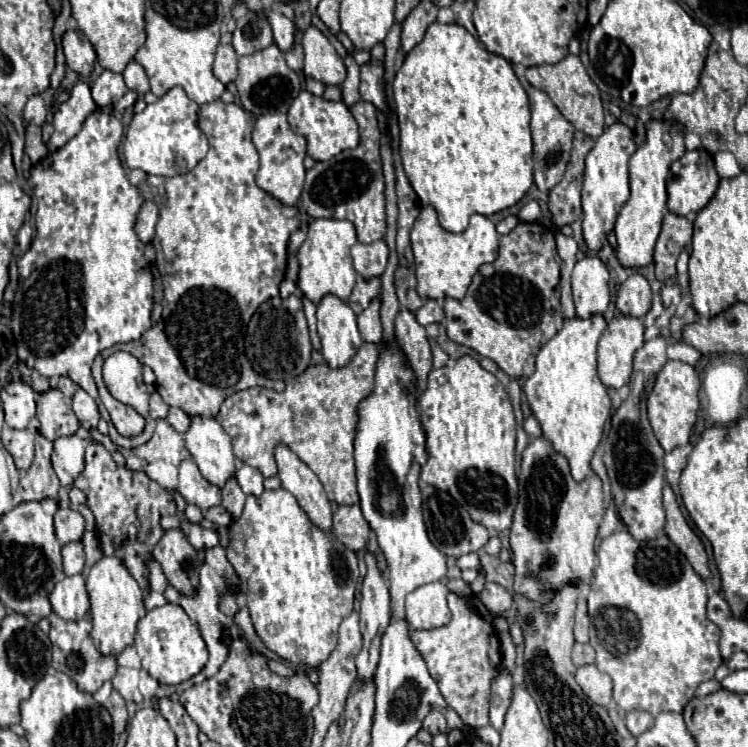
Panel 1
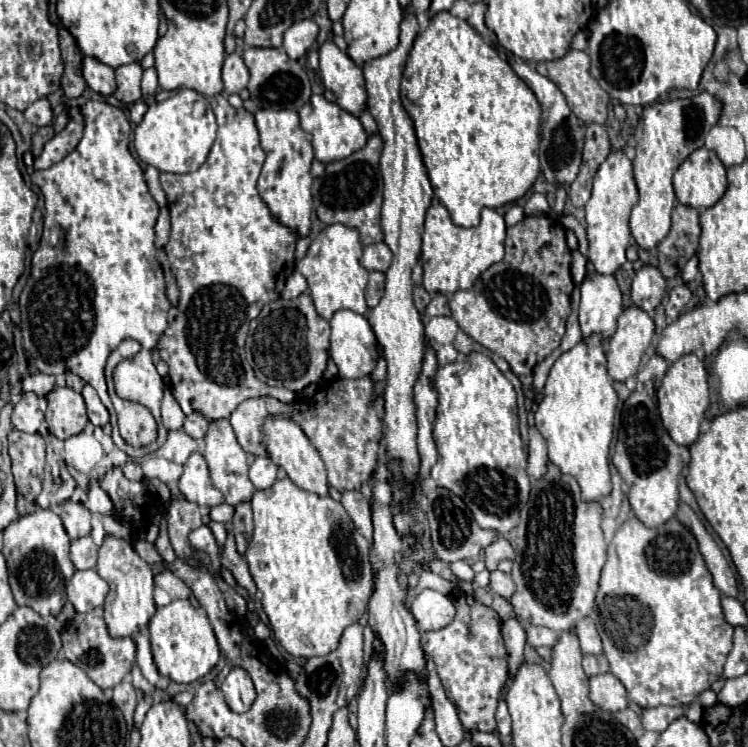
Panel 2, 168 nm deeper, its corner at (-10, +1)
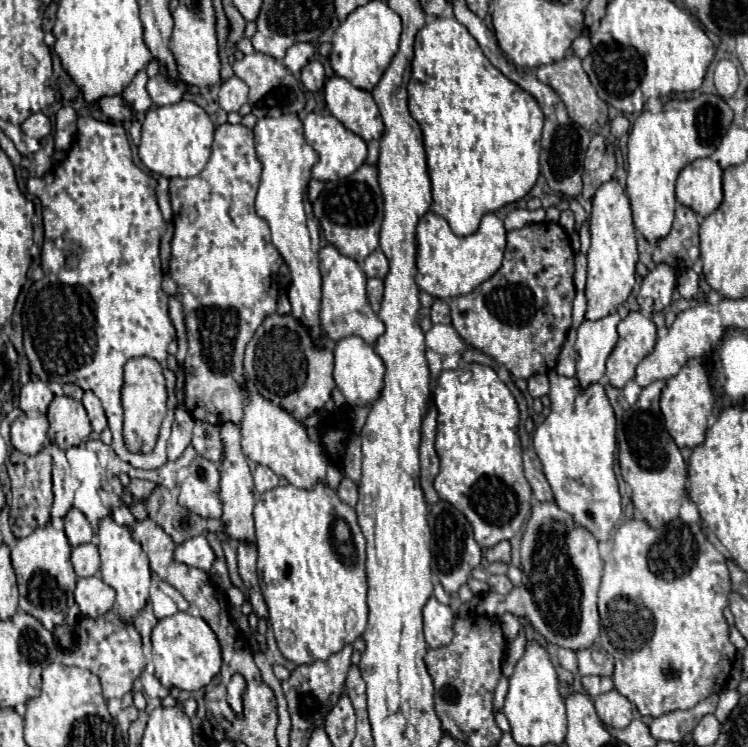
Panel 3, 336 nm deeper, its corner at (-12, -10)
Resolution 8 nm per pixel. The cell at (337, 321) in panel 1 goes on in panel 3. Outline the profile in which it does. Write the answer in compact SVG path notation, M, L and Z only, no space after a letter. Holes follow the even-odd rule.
M346 336L346 338L336 342L336 348L334 348L334 382L352 408L372 404L382 390L382 384L384 384L382 378L384 378L384 362L368 342L364 342L360 336Z

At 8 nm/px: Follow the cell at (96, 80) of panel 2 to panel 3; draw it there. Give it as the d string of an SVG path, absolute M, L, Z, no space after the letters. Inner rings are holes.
M120 94L116 96L102 96L98 100L100 110L114 122L124 122L132 118L132 110L128 108L128 104L124 104L124 98Z

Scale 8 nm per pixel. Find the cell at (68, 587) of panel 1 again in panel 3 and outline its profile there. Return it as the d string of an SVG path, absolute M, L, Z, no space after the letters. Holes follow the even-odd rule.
M88 576L88 578L78 578L74 598L76 604L80 606L80 612L88 618L98 618L104 612L112 610L114 606L114 592L100 580L100 576Z

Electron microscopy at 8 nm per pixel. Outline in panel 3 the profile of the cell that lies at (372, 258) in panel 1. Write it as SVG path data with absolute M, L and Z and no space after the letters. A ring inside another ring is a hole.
M376 248L364 262L364 272L368 278L384 278L390 270L388 258L384 256L384 252L380 248Z

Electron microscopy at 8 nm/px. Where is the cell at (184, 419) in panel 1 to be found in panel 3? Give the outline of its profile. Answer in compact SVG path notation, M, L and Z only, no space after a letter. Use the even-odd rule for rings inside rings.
M196 422L192 432L192 446L200 456L204 456L210 462L220 462L222 456L222 444L220 444L220 428L206 422Z

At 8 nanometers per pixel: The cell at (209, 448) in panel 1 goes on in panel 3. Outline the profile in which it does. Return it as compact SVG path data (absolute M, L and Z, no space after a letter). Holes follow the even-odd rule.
M222 424L220 436L222 436L222 444L224 444L224 456L222 456L222 464L220 464L220 500L224 506L222 526L224 526L224 532L234 540L254 540L252 508L258 500L258 492L254 490L254 484L252 484L248 458L242 452L240 428L234 424Z

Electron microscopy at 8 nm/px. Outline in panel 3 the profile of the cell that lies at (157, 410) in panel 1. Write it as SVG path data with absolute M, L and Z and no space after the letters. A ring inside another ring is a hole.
M178 406L176 414L174 414L172 434L170 434L170 440L168 440L168 460L176 460L184 452L184 448L190 444L192 428L194 428L192 416Z

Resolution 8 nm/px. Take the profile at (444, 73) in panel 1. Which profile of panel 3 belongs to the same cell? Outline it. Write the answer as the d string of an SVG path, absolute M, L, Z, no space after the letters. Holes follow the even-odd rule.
M454 16L432 18L416 34L412 78L408 82L408 110L424 134L436 212L450 224L456 236L474 234L484 214L524 198L534 188L540 174L538 158L544 114L532 94L490 64L474 36Z

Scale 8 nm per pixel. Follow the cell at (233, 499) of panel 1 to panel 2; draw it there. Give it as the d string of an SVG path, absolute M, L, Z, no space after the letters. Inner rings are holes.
M240 503L236 505L236 513L234 513L234 539L236 539L236 547L238 547L238 553L244 555L248 543L250 543L250 537L252 537L252 531L254 531L254 523L252 523L252 509L250 509L250 503Z

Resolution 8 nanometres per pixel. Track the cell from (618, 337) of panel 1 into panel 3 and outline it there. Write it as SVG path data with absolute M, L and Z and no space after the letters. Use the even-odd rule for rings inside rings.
M630 312L618 324L620 340L606 362L606 376L614 388L624 388L636 374L636 366L656 344L656 326L640 312Z

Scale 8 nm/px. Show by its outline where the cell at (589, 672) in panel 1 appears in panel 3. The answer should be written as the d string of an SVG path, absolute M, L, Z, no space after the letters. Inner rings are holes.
M616 690L600 694L594 698L598 718L612 728L626 728L632 722L632 704L626 696Z

